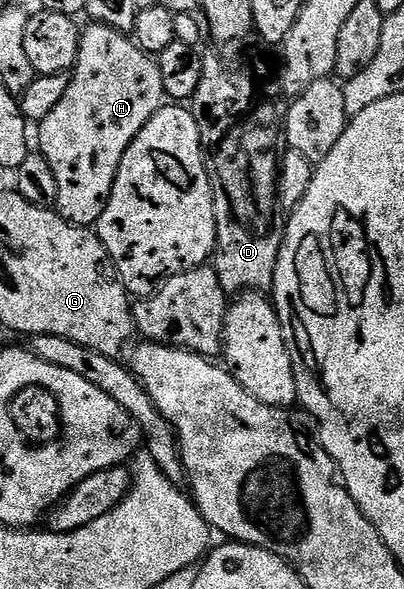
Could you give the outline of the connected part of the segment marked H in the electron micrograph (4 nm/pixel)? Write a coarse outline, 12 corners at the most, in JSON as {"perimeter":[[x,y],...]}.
{"perimeter":[[89,23],[39,121],[55,211],[94,226],[165,103],[160,65]]}

